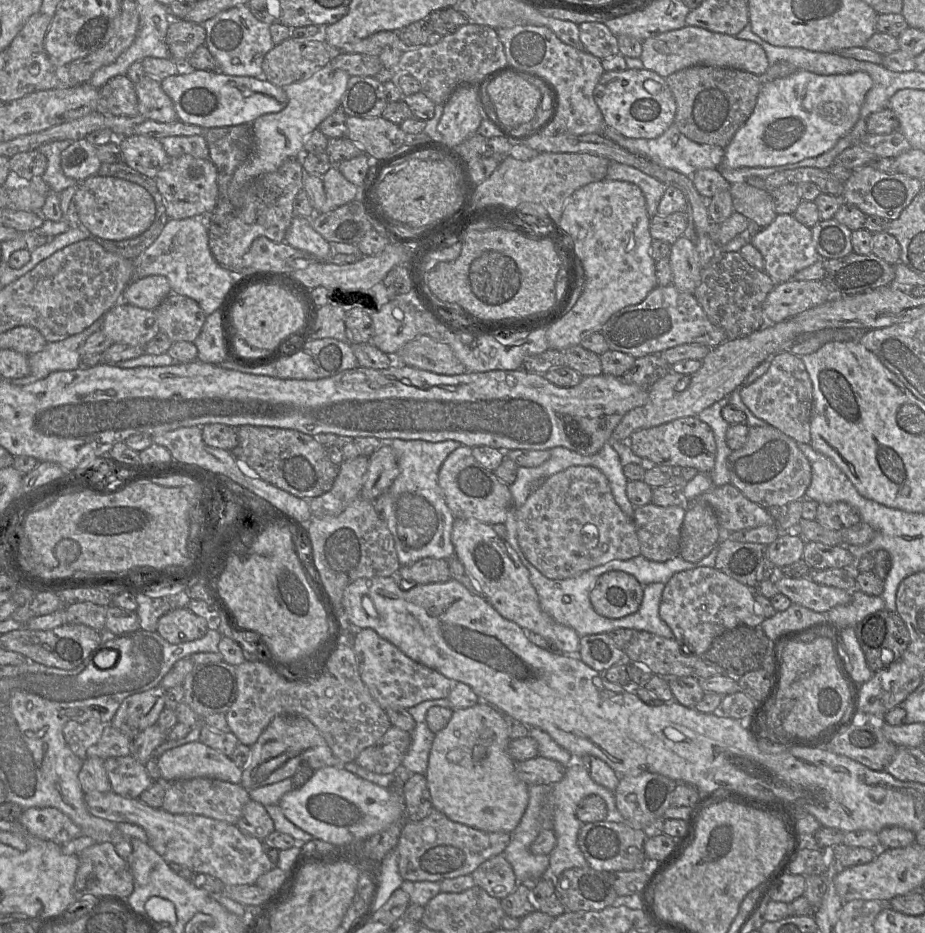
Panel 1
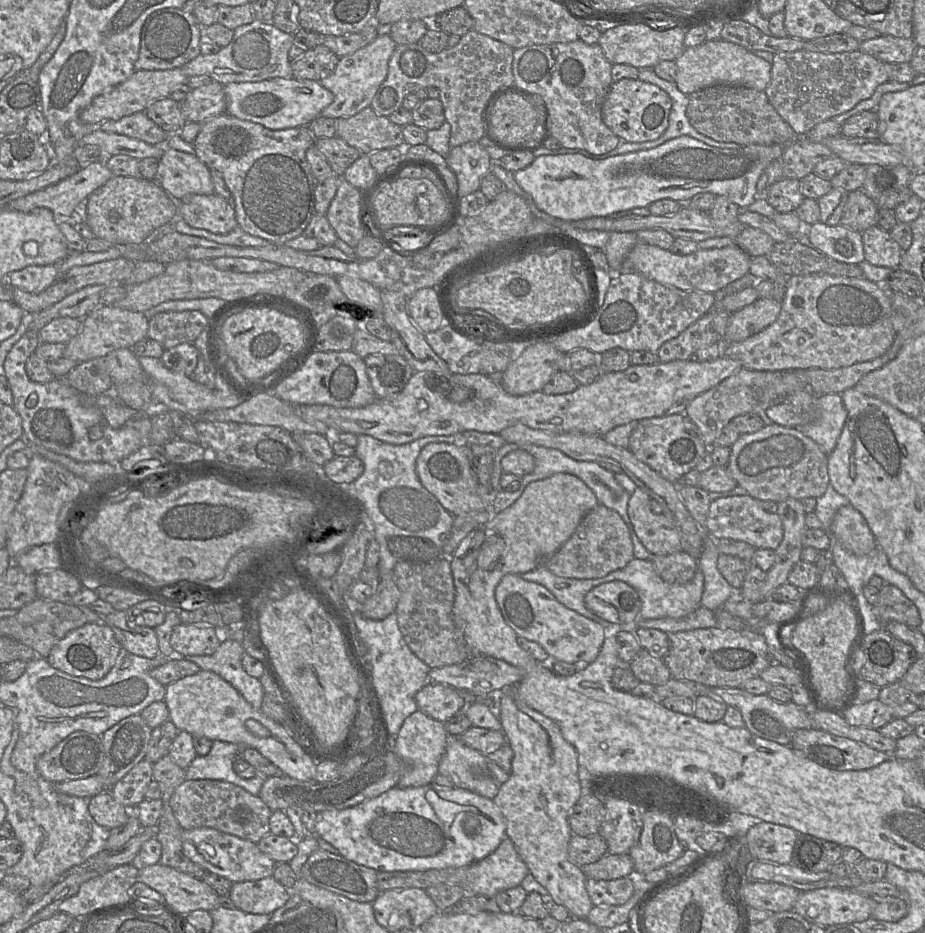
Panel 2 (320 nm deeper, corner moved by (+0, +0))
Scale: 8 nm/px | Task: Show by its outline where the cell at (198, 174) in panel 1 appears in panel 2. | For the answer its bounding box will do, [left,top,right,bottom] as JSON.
[179,193,238,234]

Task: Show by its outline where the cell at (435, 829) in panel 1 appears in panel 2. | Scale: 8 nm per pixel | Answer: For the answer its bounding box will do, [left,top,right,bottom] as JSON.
[301,849,379,902]

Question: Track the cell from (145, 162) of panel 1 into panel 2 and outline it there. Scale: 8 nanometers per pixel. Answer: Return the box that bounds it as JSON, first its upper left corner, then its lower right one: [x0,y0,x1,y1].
[157,146,213,199]

